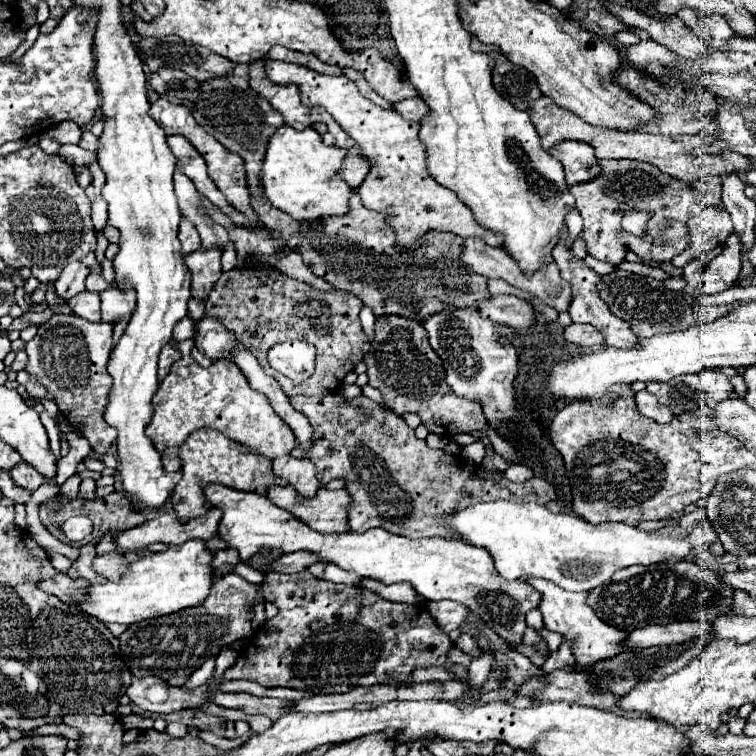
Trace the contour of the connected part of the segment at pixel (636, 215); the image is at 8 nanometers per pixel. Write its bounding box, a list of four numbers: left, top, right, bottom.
[622,211,648,235]

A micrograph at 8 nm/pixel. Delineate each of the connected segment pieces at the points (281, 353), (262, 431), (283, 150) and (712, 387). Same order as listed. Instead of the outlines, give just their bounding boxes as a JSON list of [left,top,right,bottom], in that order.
[[268,341,314,385],[146,359,294,471],[260,125,352,219],[683,371,732,407]]

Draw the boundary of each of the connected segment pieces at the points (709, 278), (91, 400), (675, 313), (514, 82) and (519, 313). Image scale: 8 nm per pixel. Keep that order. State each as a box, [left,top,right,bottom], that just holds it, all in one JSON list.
[[700,233,742,293],[26,315,116,453],[598,269,694,337],[492,51,542,105],[478,295,534,329]]

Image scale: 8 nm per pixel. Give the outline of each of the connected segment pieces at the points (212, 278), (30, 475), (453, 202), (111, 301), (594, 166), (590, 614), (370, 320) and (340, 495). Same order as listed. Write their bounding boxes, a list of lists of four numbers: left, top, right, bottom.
[[186,247,222,319],[10,461,46,491],[264,57,502,247],[100,285,136,325],[550,141,598,185],[526,577,626,665],[360,307,374,341],[266,487,350,533]]

